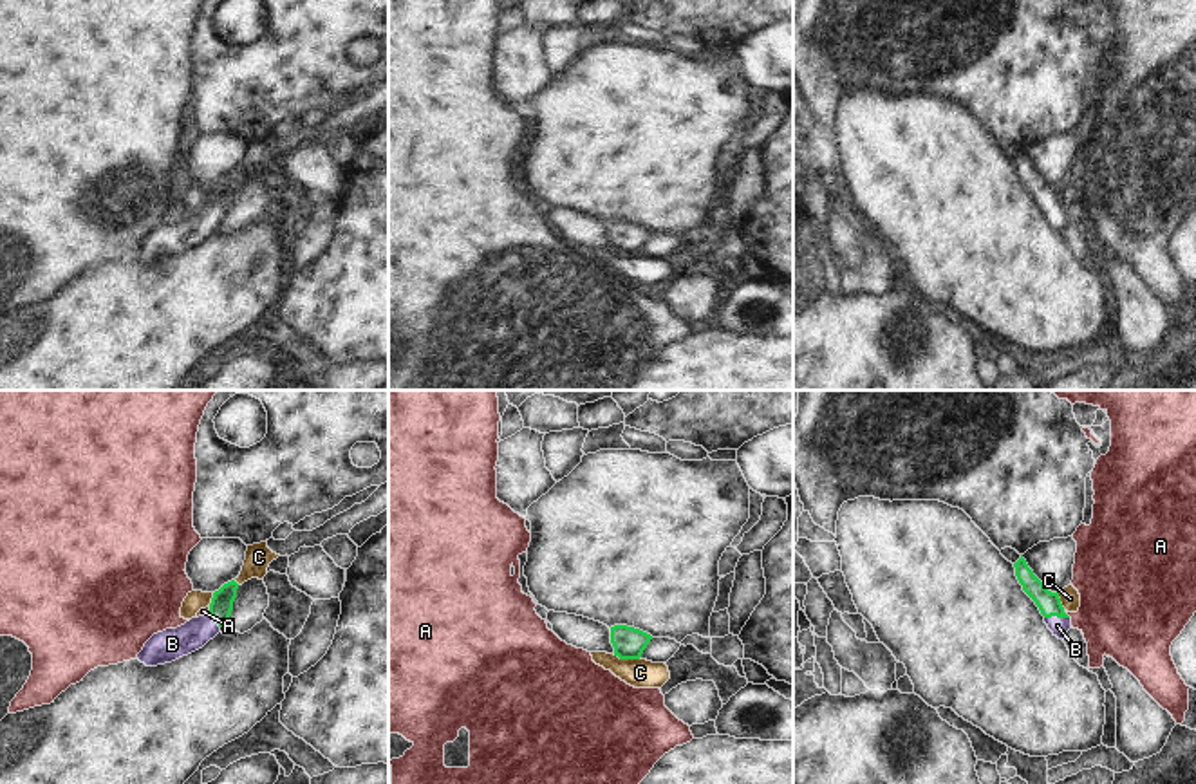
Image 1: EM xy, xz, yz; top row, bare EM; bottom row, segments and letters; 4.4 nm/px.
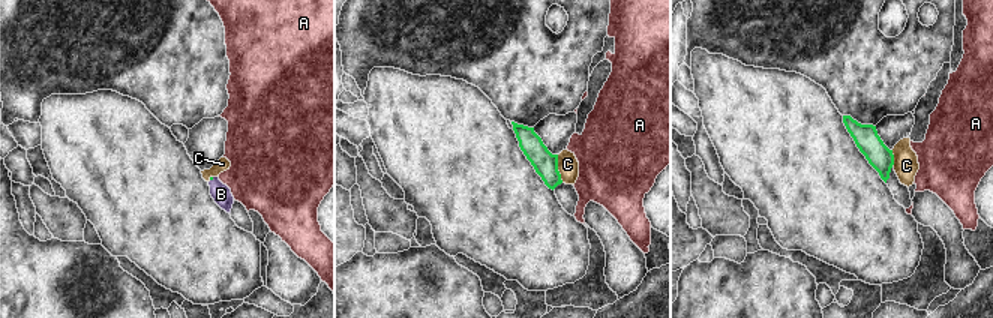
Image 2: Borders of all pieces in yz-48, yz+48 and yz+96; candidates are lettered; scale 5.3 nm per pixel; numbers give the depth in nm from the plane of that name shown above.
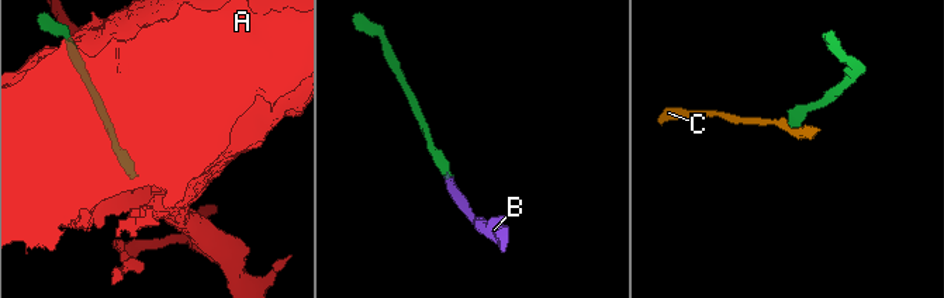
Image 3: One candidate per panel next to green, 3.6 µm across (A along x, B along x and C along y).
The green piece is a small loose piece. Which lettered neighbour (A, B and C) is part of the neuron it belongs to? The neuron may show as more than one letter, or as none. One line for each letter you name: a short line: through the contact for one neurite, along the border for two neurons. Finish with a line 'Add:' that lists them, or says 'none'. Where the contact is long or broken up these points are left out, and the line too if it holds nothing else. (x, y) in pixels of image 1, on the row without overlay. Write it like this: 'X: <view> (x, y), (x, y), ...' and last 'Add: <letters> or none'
B: yz (1048, 197), (1055, 210), (1057, 221)
Add: B

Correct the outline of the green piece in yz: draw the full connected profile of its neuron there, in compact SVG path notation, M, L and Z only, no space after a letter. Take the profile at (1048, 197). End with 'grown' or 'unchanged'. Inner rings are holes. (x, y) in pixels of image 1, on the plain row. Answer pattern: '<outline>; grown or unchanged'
M1023 150L1014 163L1023 186L1035 197L1048 224L1053 231L1064 237L1066 228L1071 224L1071 213L1064 208L1059 188L1051 188L1044 182L1044 179L1028 163Z; grown

